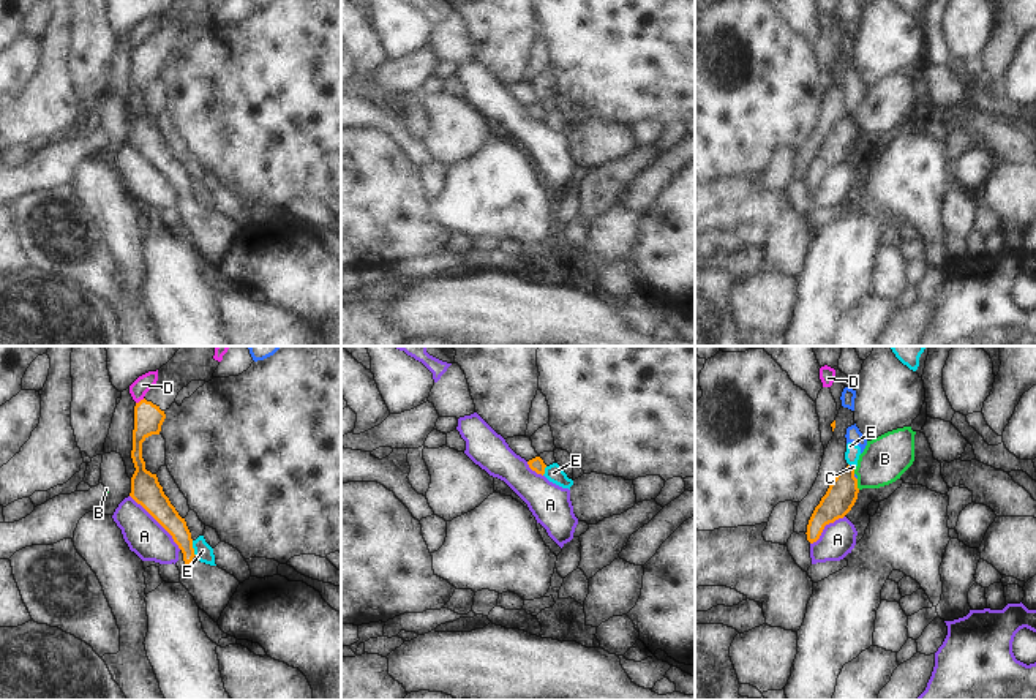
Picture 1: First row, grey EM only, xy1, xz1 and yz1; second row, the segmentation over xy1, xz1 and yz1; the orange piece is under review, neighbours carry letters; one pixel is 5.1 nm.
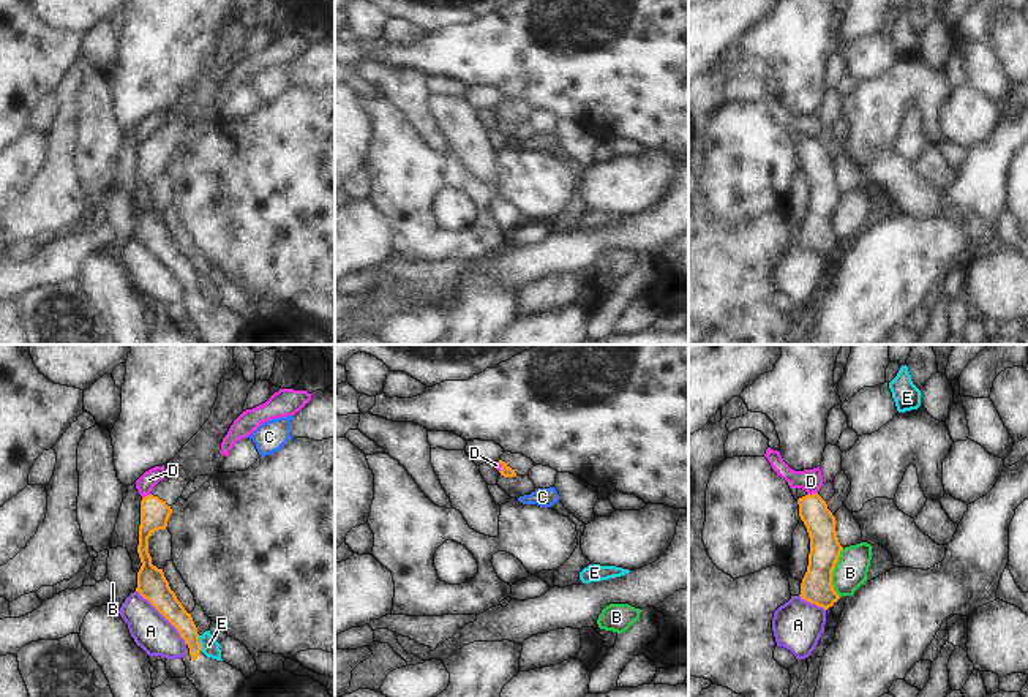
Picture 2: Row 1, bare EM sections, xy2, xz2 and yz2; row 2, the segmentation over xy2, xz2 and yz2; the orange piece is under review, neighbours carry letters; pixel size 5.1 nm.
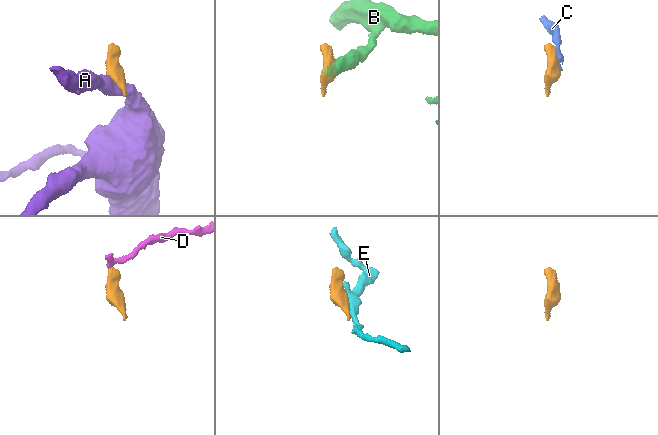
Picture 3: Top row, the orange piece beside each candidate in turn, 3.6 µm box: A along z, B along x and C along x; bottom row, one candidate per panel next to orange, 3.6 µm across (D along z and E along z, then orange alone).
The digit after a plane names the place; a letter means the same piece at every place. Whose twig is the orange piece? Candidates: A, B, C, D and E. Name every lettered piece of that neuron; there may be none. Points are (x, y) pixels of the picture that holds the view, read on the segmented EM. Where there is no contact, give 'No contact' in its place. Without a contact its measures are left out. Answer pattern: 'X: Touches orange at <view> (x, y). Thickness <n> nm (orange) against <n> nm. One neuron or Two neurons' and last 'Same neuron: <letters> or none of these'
A: Touches orange at xy1 (157, 520). Thickness 160 nm (orange) against 190 nm. Two neurons
B: Touches orange at yz2 (831, 572). Thickness 160 nm (orange) against 170 nm. Two neurons
C: Touches orange at yz1 (852, 468). Thickness 160 nm (orange) against 20 nm. Two neurons
D: Touches orange at yz2 (814, 493). Thickness 150 nm (orange) against 120 nm. Two neurons
E: Touches orange at xy1 (193, 549). Thickness 110 nm (orange) against 90 nm. Two neurons
Same neuron: none of these

